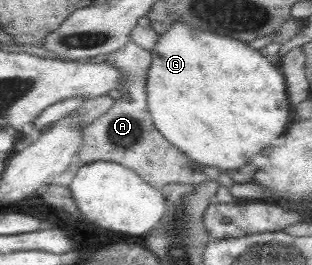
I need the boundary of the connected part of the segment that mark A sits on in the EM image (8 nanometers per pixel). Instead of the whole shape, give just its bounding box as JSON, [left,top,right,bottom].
[57,41,208,188]

